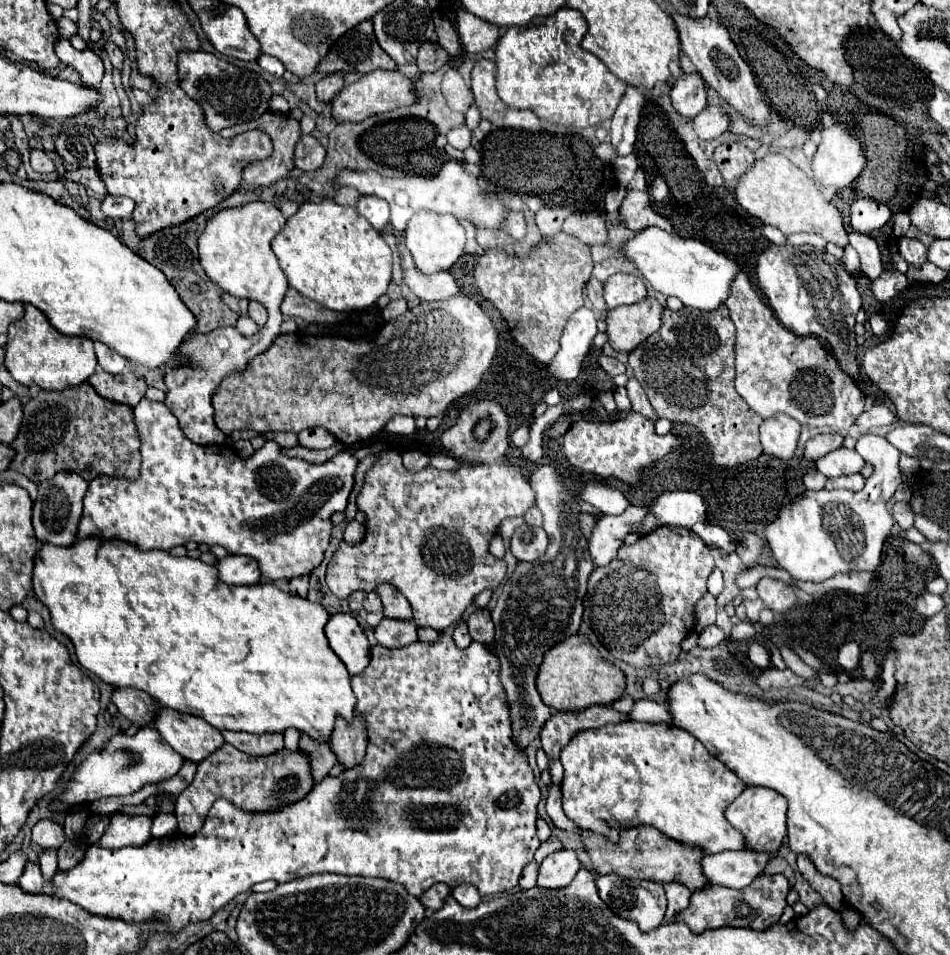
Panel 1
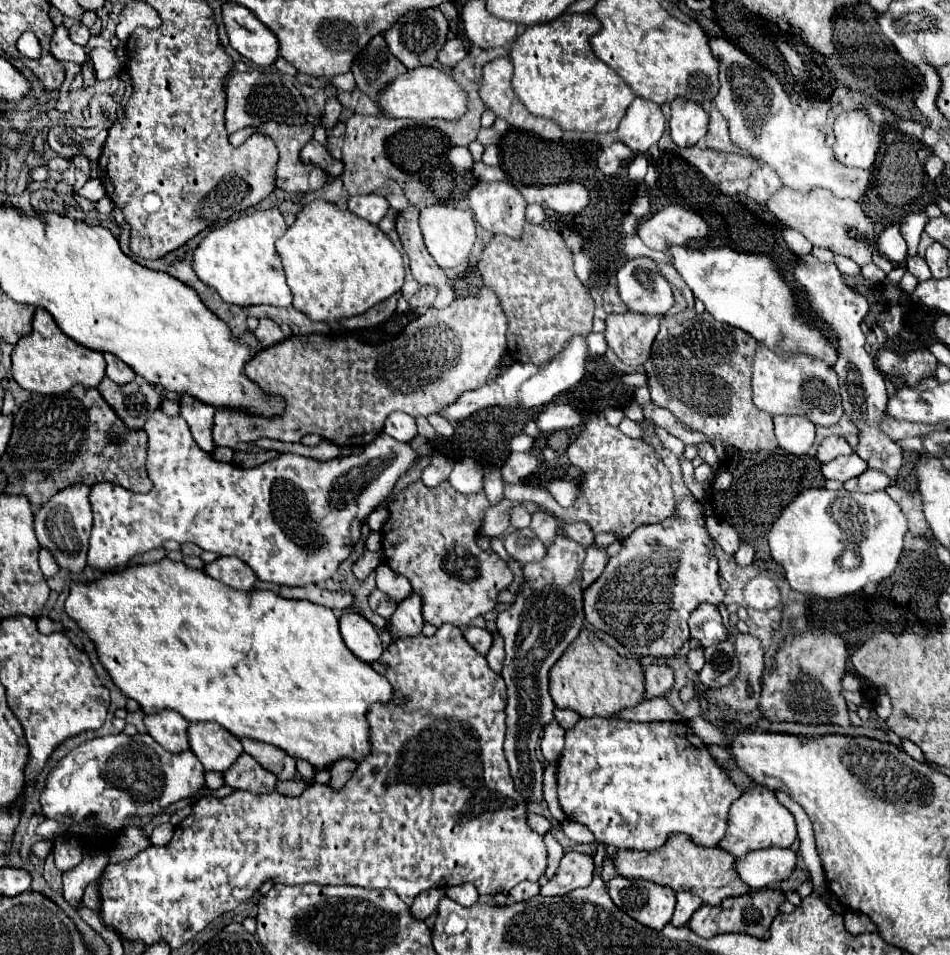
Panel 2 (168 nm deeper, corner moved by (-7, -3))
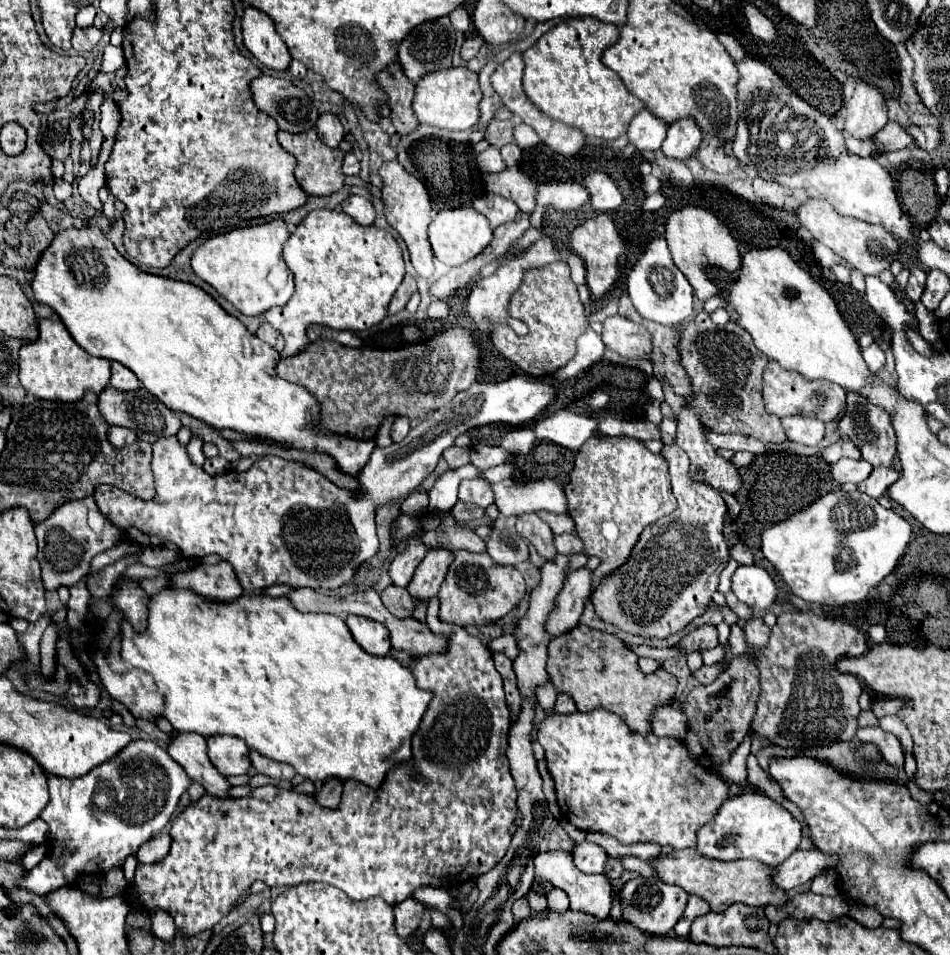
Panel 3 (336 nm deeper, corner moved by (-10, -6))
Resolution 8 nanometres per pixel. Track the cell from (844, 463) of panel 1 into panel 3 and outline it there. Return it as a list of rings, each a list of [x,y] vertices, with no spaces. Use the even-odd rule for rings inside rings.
[[[842,458],[838,462],[832,464],[832,476],[838,484],[844,484],[844,482],[862,482],[870,476],[872,472],[872,466],[866,462],[866,460],[852,460],[852,458]]]

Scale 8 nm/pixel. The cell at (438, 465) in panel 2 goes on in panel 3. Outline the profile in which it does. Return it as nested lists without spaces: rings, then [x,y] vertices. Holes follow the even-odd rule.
[[[466,464],[456,470],[448,470],[442,474],[436,484],[432,486],[428,498],[430,498],[430,510],[450,510],[458,502],[458,484],[464,478],[476,478],[480,470],[474,464]]]

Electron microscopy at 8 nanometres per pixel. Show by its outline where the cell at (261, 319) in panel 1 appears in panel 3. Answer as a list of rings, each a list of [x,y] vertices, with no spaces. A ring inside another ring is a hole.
[[[264,322],[264,324],[258,328],[256,336],[258,336],[260,340],[264,340],[266,344],[270,344],[272,348],[276,348],[278,352],[284,348],[284,340],[282,340],[282,336],[280,336],[268,322]]]

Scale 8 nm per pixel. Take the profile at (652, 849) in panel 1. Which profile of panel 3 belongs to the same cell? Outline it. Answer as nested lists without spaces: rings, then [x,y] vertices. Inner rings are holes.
[[[686,848],[686,850],[674,850],[666,856],[660,856],[654,868],[658,870],[658,876],[662,880],[666,880],[668,884],[678,884],[688,894],[702,896],[710,904],[712,912],[722,912],[734,902],[742,902],[748,906],[766,906],[766,904],[786,906],[788,904],[786,890],[778,888],[772,880],[774,870],[758,860],[718,862],[718,860],[698,856],[698,852]],[[768,870],[770,870],[770,874],[768,874]],[[768,876],[770,876],[770,892],[768,892]]]

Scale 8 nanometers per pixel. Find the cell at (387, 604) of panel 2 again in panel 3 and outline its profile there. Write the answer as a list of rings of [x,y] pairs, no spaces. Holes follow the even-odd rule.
[[[388,586],[384,592],[382,592],[382,602],[384,602],[384,606],[394,614],[394,616],[398,616],[398,618],[406,618],[406,616],[412,616],[412,612],[414,612],[414,604],[410,602],[410,598],[406,598],[408,600],[408,606],[402,606],[402,596],[408,596],[406,594],[406,588],[400,588],[400,586]]]

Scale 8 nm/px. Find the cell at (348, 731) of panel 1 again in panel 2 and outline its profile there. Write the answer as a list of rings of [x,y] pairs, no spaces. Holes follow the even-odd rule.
[[[353,759],[335,761],[333,767],[331,767],[331,783],[329,785],[335,787],[335,789],[343,787],[351,779],[351,775],[357,771],[357,767],[359,767],[359,763],[353,761]]]

